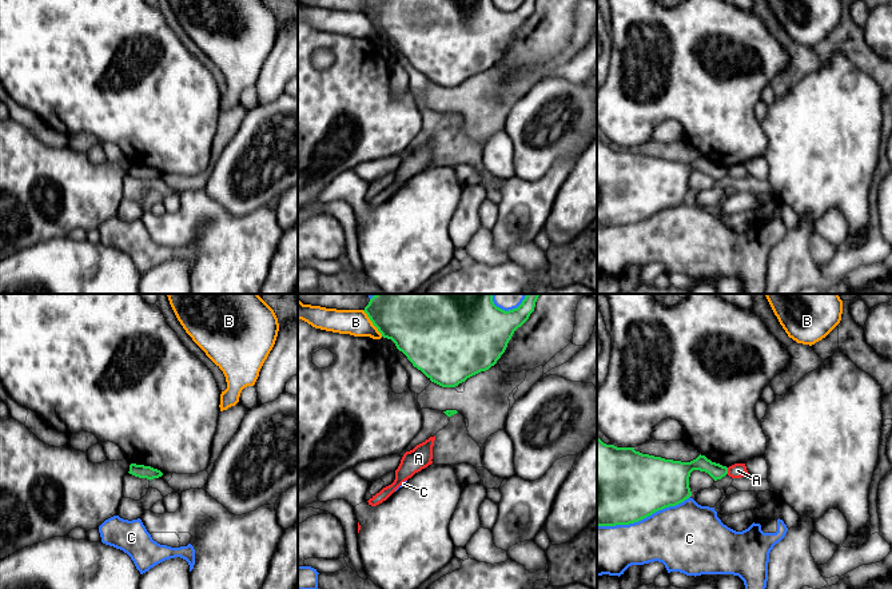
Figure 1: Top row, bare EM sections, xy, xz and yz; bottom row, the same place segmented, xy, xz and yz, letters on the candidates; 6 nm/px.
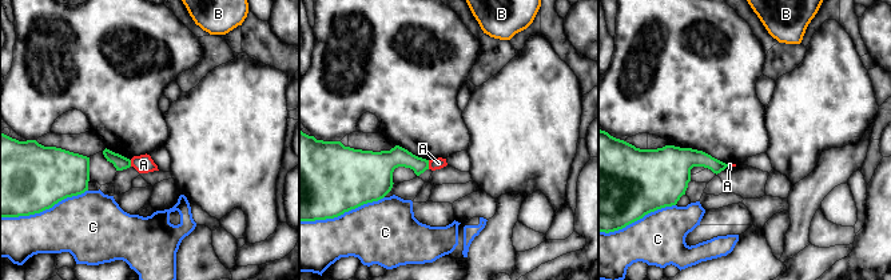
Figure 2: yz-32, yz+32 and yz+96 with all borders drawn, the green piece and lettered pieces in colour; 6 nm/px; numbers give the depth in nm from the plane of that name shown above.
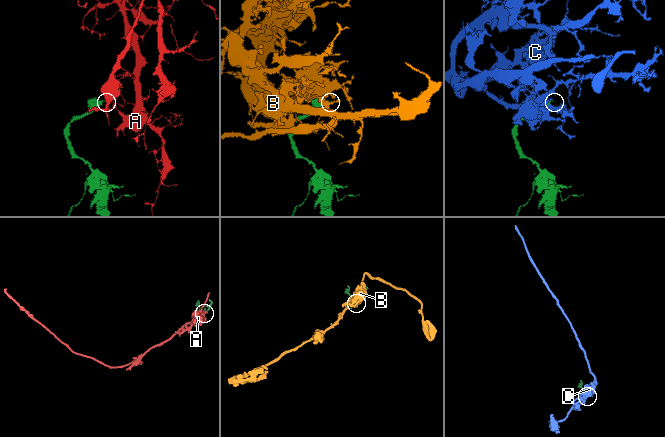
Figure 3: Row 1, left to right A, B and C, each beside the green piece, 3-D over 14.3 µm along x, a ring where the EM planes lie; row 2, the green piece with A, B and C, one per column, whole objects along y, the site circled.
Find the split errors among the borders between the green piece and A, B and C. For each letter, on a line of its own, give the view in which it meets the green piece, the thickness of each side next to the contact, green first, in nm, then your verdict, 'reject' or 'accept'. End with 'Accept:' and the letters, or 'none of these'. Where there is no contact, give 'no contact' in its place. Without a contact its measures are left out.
A: yz | 90/90 nm | reject
B: xz | 440/160 nm | reject
C: yz | 460/380 nm | reject
Accept: none of these

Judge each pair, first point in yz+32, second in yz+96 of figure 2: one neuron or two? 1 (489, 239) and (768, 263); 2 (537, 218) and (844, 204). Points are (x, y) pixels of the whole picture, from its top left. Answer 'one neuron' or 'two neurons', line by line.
1: two neurons
2: one neuron

